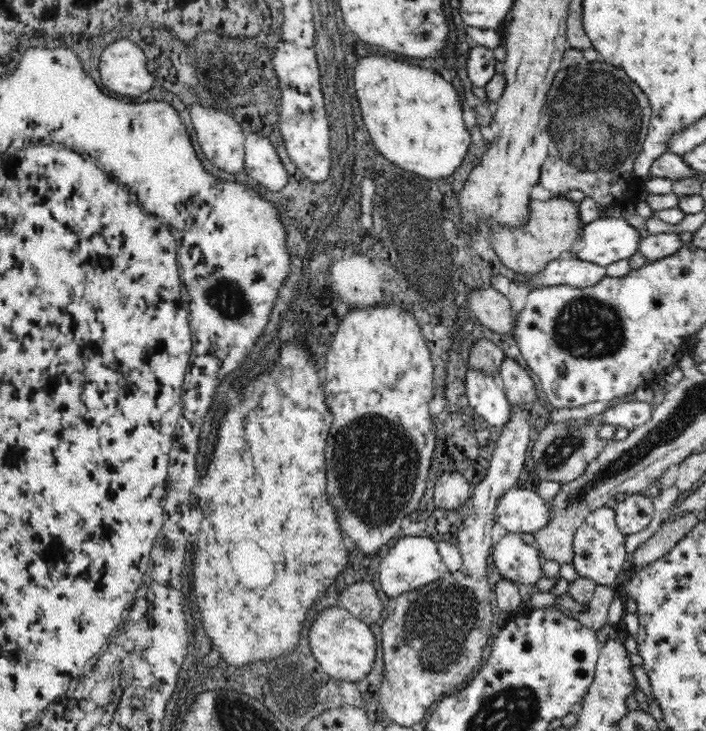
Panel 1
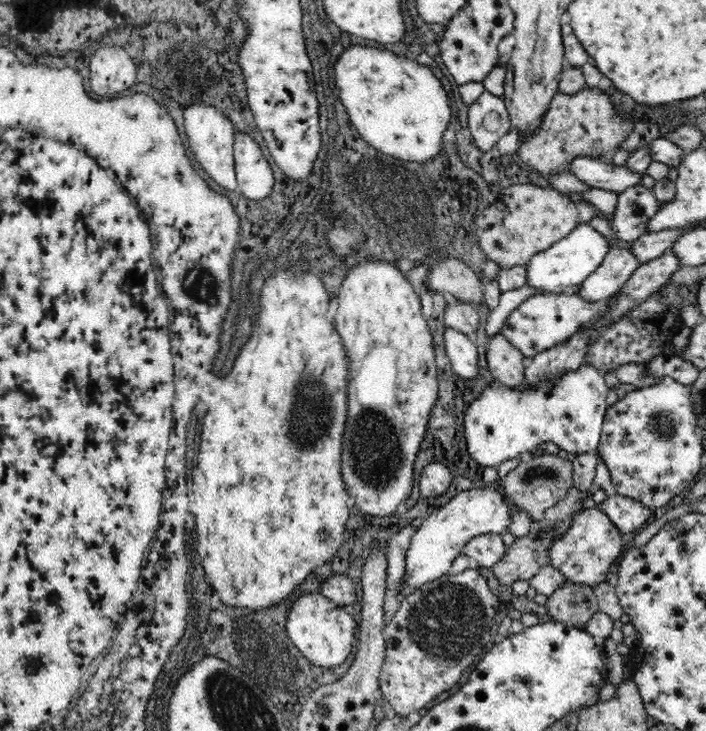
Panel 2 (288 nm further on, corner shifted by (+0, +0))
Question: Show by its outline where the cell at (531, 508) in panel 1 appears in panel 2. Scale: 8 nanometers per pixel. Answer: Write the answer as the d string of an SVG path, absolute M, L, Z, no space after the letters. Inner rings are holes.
M496 486L460 492L456 498L452 498L452 502L448 502L442 510L436 510L432 516L428 516L422 522L422 526L416 528L410 550L406 552L406 574L404 574L402 592L416 590L426 582L430 584L432 580L446 576L452 568L452 562L460 554L464 554L464 548L472 538L480 534L504 536L508 526L512 524L512 514L514 514L514 508L508 504L506 496Z

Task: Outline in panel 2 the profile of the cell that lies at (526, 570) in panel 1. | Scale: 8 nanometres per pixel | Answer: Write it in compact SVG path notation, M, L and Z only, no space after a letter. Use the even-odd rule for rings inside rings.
M480 534L466 544L464 554L474 558L480 568L492 568L506 556L506 550L508 548L504 548L502 534Z

